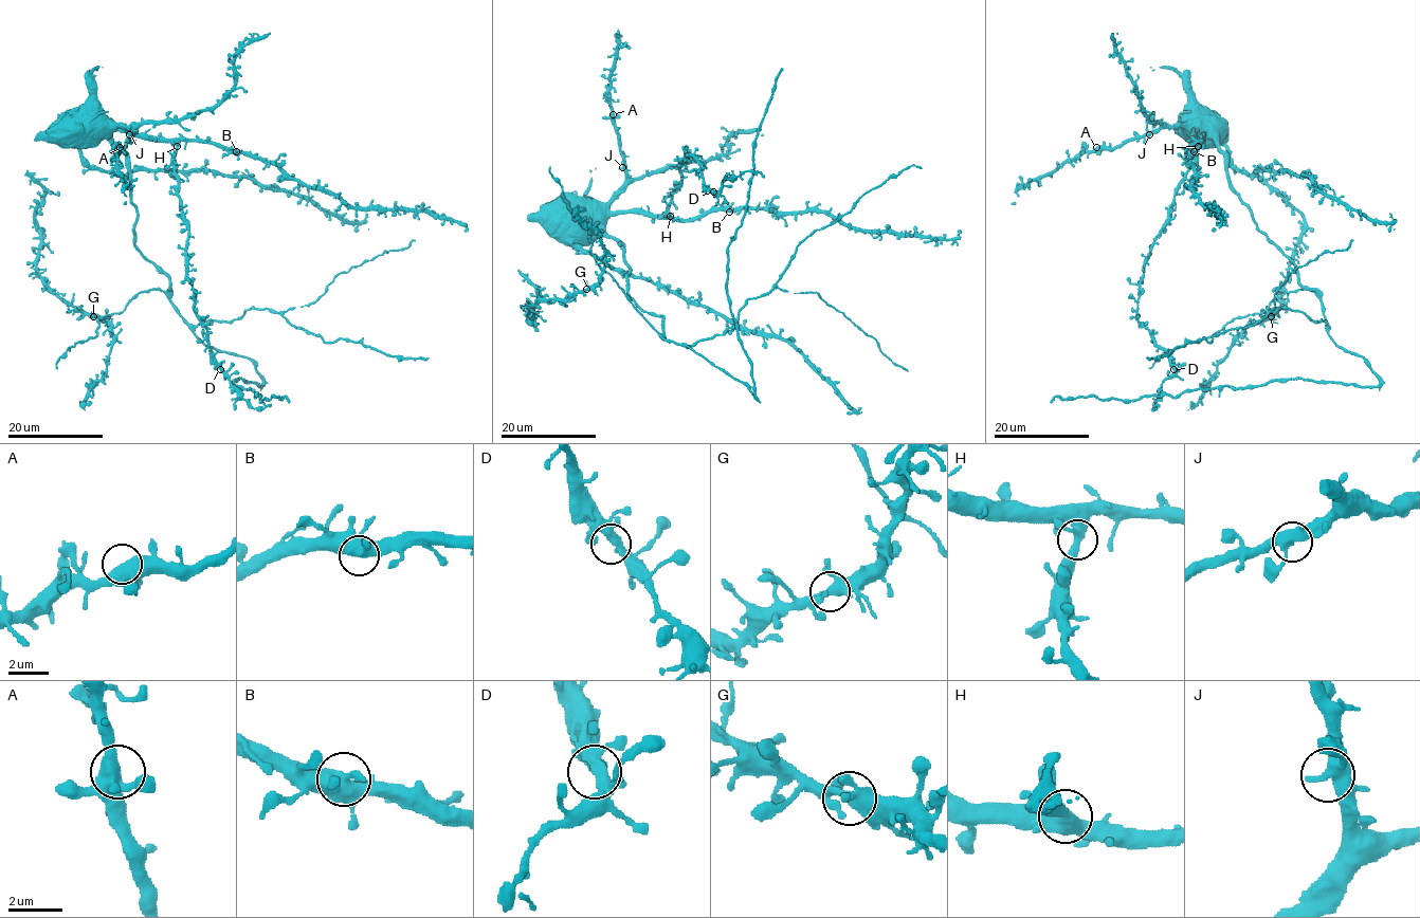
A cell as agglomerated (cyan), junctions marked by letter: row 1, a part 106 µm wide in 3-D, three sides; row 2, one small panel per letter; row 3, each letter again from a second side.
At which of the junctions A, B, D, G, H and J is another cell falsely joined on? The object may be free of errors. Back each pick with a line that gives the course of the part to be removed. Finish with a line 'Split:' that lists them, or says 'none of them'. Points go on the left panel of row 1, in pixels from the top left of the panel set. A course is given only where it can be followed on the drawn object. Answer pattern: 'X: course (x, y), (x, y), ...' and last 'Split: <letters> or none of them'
Split: none of them

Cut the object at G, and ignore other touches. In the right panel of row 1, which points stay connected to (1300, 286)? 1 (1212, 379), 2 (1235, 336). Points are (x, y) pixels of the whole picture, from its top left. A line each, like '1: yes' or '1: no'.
1: no
2: no

